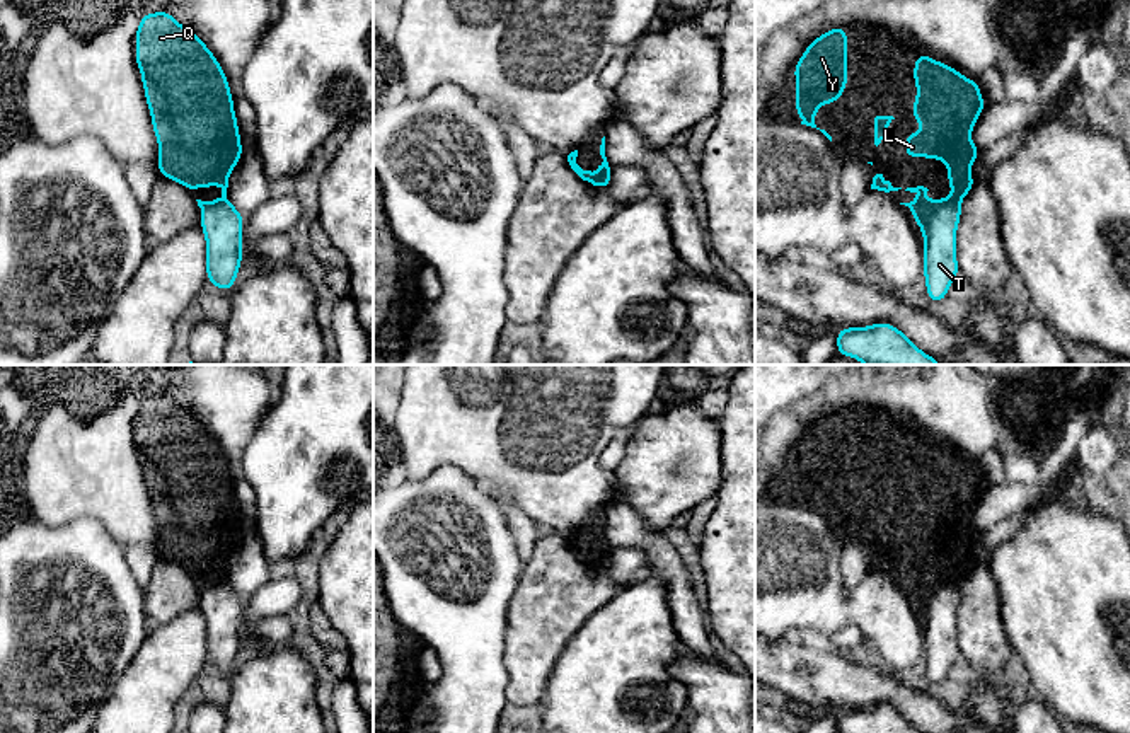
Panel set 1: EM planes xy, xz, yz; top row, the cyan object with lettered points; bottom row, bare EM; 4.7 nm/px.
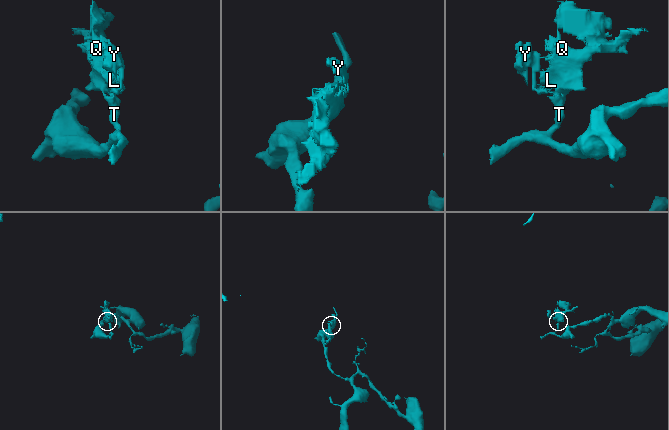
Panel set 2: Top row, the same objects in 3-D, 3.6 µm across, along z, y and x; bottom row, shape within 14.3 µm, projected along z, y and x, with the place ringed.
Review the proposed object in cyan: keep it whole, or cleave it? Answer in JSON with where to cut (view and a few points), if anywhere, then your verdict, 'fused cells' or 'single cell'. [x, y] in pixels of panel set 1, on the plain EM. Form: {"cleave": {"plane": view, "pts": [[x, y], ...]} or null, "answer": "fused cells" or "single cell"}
{"cleave": {"plane": "yz", "pts": [[958, 582], [945, 582], [921, 611]]}, "answer": "fused cells"}

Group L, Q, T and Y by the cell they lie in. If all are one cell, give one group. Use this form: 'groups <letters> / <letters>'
groups L Q Y / T

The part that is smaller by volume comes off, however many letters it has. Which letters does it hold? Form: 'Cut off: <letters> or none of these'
Cut off: L, Q, Y

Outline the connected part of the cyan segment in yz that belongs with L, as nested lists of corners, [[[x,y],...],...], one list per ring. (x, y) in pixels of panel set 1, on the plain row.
[[[919,433],[914,448],[914,465],[919,470],[919,476],[912,486],[912,498],[917,505],[922,506],[922,515],[907,515],[905,517],[905,540],[917,540],[919,537],[924,542],[937,539],[946,544],[948,552],[948,568],[954,569],[954,574],[949,580],[941,580],[934,585],[927,581],[927,569],[907,569],[905,573],[917,574],[919,581],[910,585],[900,585],[910,590],[915,605],[920,612],[925,609],[932,593],[946,581],[961,583],[975,568],[975,561],[970,557],[970,549],[975,540],[982,539],[982,534],[971,525],[971,510],[980,499],[982,493],[987,489],[978,469],[978,464],[966,460],[949,447],[943,443],[934,443],[925,435]]]

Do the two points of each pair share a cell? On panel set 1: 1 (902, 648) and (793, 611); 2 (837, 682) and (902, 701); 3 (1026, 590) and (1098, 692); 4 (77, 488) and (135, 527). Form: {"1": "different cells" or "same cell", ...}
{"1": "same cell", "2": "same cell", "3": "same cell", "4": "same cell"}

